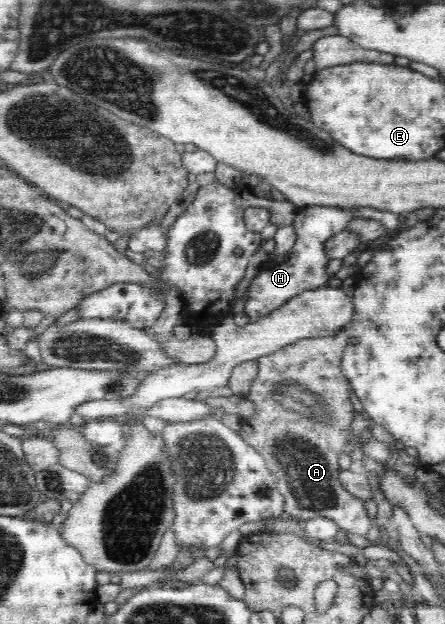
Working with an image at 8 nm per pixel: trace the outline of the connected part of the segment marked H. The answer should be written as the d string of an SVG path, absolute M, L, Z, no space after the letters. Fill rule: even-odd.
M305 206L302 213L297 213L292 223L296 232L296 243L288 253L281 257L271 257L263 263L247 288L248 298L243 313L248 316L249 321L254 323L266 317L303 291L328 286L328 281L335 275L326 272L326 265L330 258L326 254L324 243L332 235L344 230L344 227L354 218L356 218L354 209L330 206Z

